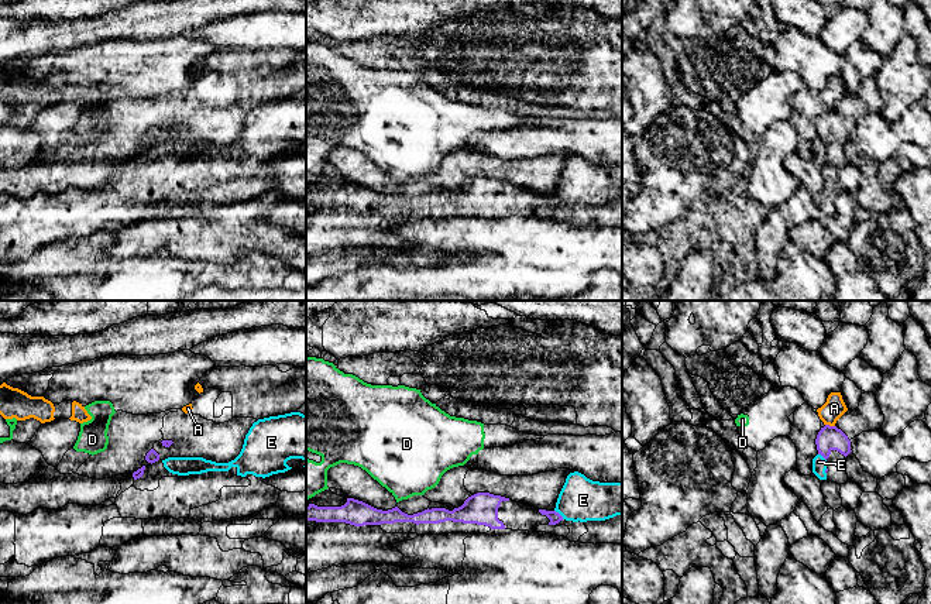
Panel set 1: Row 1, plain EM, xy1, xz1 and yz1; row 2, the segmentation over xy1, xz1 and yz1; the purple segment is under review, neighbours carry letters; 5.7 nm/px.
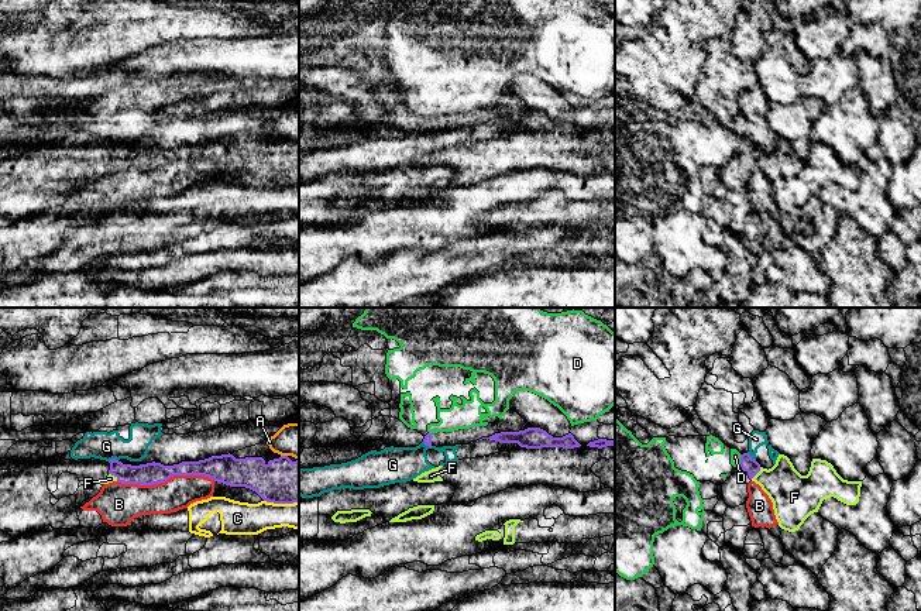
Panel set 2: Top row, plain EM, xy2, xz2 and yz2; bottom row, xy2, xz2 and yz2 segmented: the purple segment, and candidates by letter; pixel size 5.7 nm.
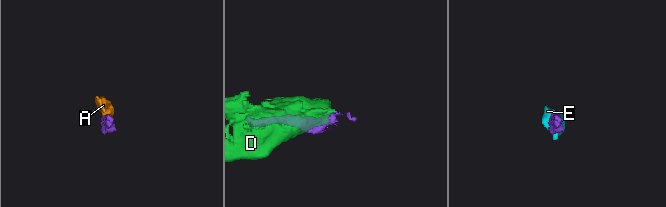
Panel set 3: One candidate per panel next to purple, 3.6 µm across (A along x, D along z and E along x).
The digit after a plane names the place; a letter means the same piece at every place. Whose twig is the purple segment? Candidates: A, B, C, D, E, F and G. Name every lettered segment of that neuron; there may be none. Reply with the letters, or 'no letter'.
no letter

